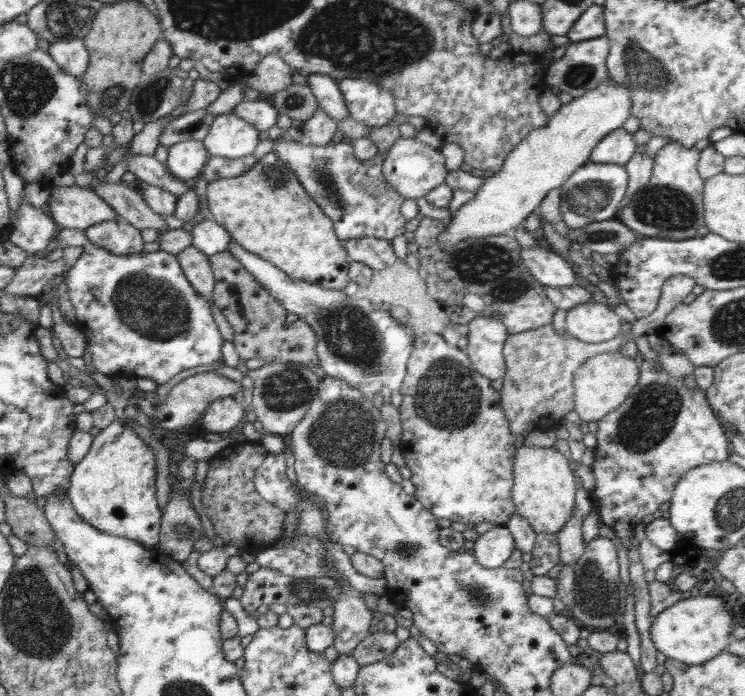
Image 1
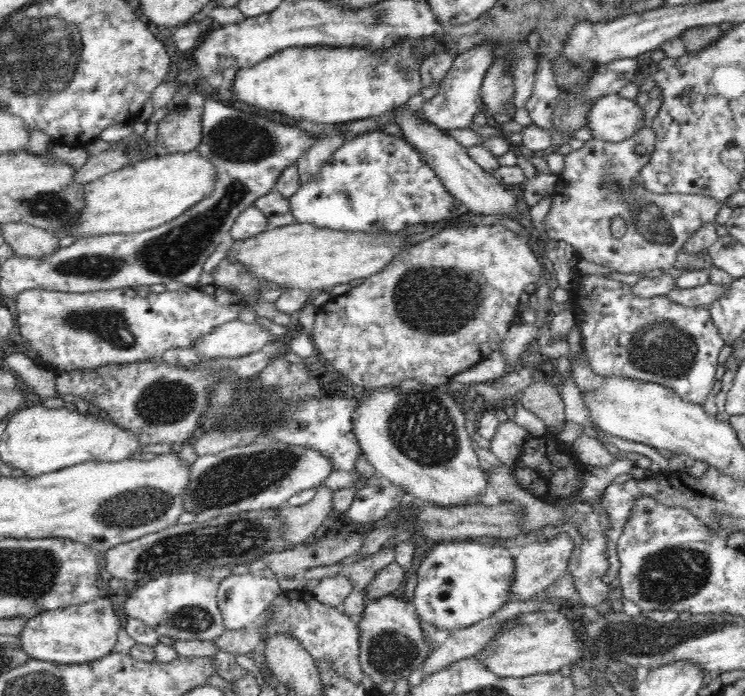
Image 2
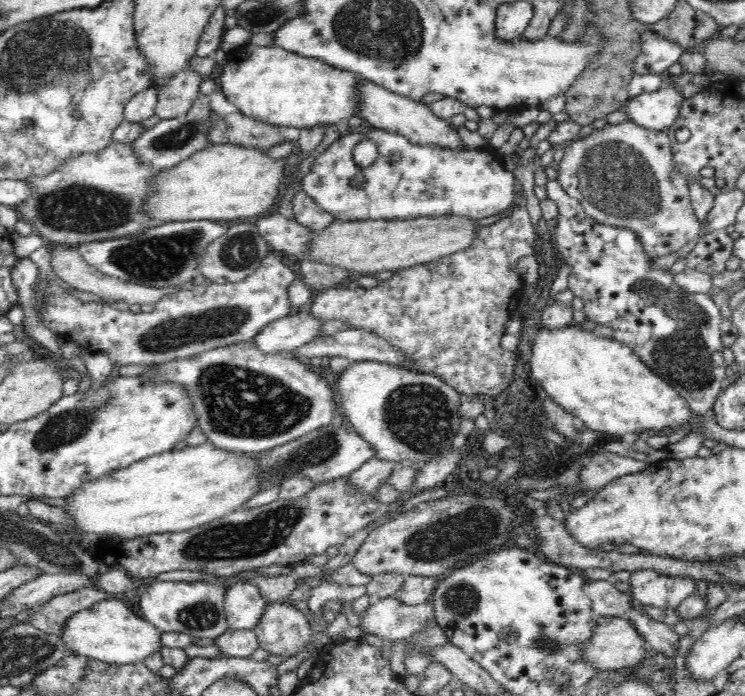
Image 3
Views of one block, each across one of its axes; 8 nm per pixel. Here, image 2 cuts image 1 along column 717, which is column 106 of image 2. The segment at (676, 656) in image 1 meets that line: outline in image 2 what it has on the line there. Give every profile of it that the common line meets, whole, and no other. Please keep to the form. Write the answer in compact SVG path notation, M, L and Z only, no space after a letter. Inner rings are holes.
M98 597L86 604L60 608L30 618L25 630L18 635L21 648L32 658L62 665L85 664L109 656L115 651L119 633L123 630L120 618L114 612L112 602L108 598Z

